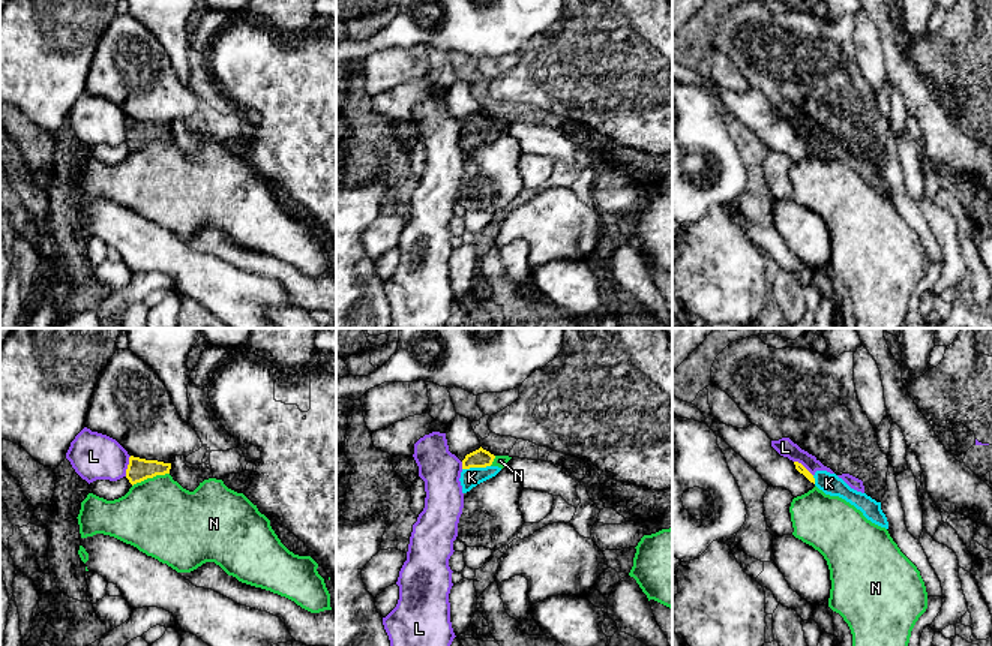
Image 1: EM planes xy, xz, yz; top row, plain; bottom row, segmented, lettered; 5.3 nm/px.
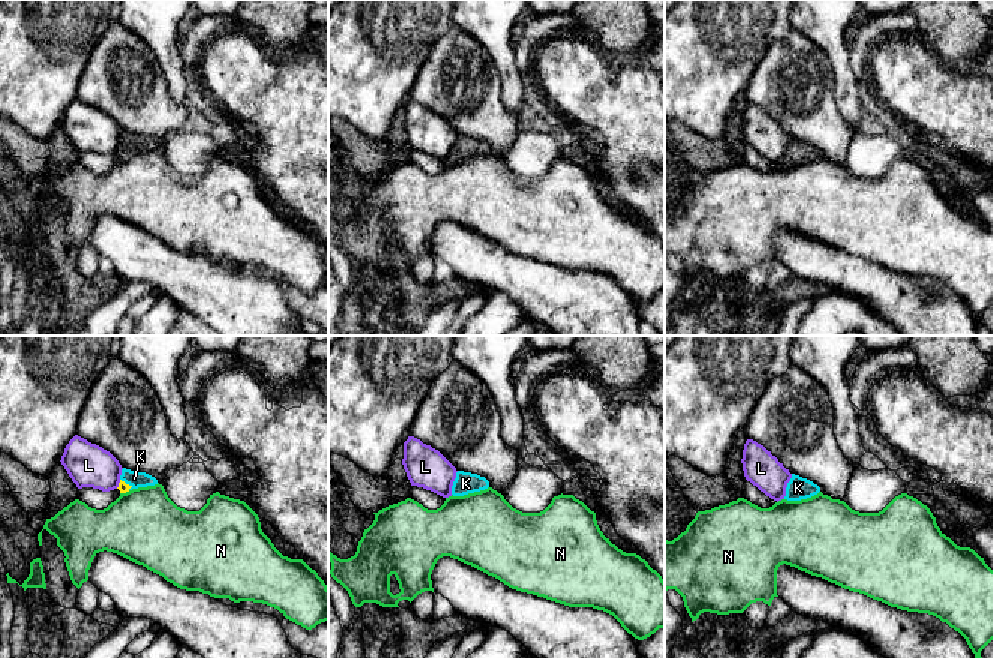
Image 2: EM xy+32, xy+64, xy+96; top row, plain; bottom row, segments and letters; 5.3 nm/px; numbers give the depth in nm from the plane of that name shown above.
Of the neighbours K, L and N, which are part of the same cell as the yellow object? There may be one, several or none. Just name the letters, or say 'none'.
K

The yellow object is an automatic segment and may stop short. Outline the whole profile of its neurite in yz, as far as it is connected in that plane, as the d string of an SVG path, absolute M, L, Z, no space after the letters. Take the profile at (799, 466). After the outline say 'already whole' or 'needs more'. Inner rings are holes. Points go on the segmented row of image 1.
M794 462L795 469L803 474L810 483L813 483L819 490L830 496L839 496L854 505L863 513L863 516L872 523L888 529L888 522L881 510L881 502L876 502L866 493L851 489L842 478L836 474L827 471L816 471L813 475L798 462Z; needs more

